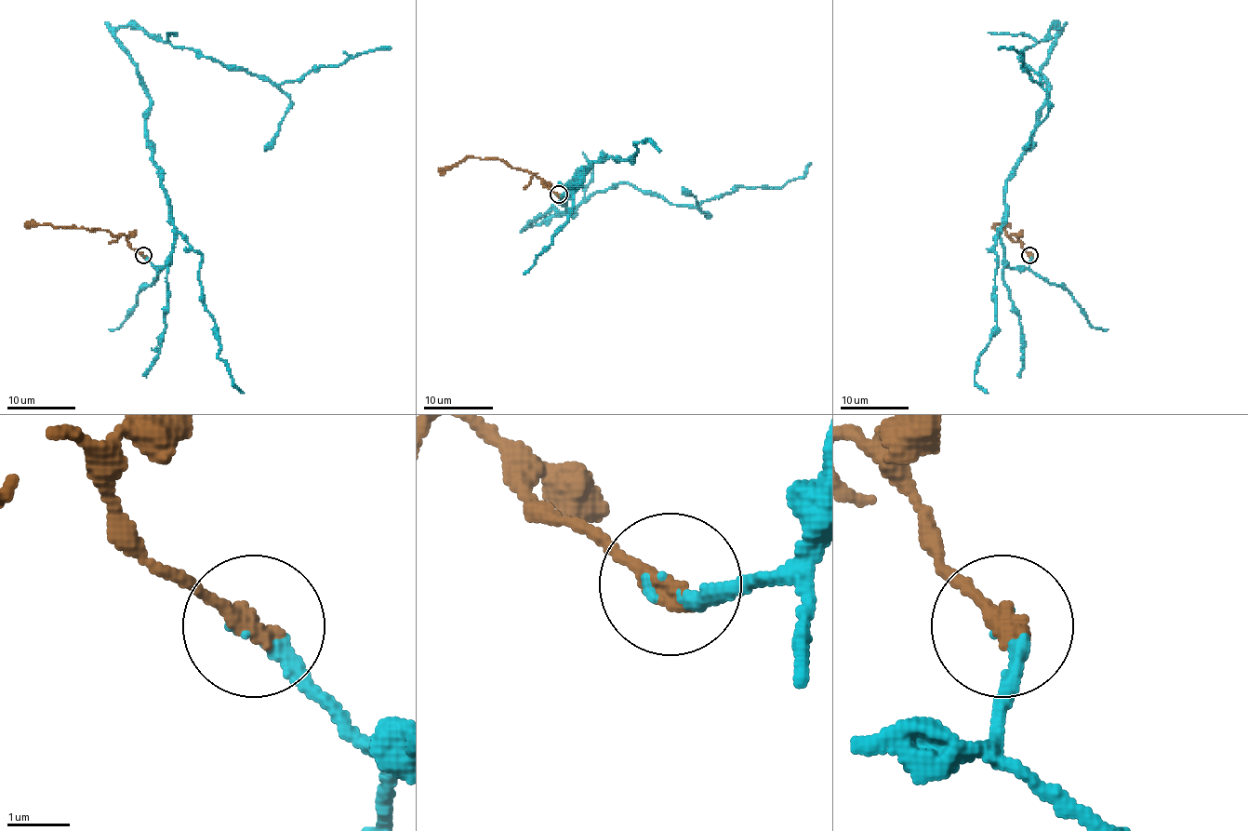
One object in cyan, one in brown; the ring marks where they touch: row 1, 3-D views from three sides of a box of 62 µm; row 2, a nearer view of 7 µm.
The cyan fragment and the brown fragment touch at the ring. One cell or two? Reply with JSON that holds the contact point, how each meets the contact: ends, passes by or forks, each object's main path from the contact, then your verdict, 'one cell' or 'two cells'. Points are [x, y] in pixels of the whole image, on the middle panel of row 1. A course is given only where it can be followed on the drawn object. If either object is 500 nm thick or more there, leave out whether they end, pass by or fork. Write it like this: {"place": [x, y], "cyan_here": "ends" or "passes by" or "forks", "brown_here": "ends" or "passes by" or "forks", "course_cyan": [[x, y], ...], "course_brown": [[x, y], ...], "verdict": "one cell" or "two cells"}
{"place": [559, 194], "cyan_here": "ends", "brown_here": "ends", "course_cyan": [[558, 194], [591, 165], [565, 211], [534, 225], [619, 183], [699, 207], [783, 187], [811, 163]], "course_brown": [[558, 194], [548, 189], [539, 179], [520, 167], [511, 167], [499, 159], [466, 157], [440, 175]], "verdict": "one cell"}

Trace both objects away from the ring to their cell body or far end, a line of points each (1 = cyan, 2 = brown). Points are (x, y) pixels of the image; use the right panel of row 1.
1: (1029, 255), (1028, 267), (1010, 267), (1000, 226), (1060, 29), (1019, 55), (1042, 84), (1022, 53), (998, 47)
2: (1029, 255), (1014, 234), (993, 226), (1010, 222)

